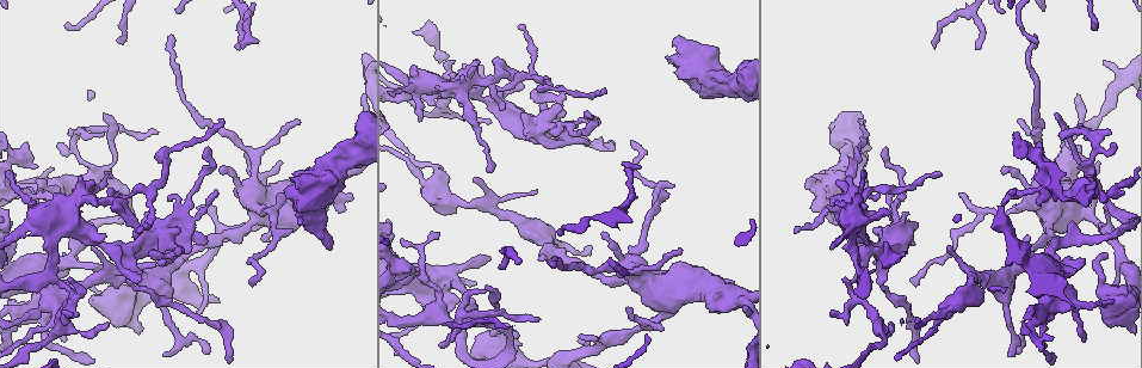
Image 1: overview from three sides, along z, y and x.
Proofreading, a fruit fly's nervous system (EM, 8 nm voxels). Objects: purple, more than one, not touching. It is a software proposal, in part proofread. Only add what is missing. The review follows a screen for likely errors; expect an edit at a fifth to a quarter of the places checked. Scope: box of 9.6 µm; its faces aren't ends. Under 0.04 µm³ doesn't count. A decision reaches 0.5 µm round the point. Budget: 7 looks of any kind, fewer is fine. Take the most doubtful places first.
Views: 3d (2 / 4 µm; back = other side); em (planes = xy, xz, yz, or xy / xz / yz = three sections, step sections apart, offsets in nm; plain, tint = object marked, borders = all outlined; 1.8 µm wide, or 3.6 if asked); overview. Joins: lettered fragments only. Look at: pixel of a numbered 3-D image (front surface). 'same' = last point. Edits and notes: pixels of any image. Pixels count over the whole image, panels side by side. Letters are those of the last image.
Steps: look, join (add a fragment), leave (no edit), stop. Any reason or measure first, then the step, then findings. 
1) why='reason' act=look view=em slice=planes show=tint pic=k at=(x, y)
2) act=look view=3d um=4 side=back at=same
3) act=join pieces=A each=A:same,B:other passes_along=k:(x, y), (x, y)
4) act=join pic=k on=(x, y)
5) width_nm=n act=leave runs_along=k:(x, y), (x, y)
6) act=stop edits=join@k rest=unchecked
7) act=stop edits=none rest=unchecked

why='sudden change in width' act=look view=3d um=4 side=back pic=1 at=(447, 277)

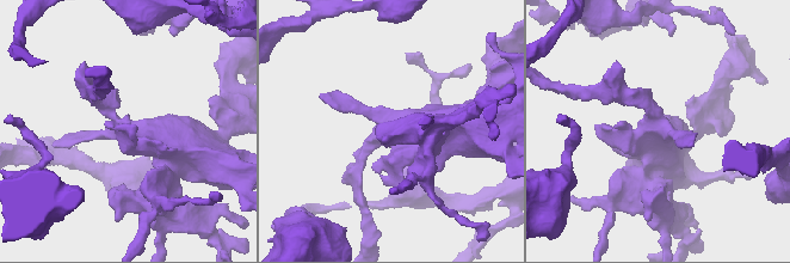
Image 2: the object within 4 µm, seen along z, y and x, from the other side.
why='now the EM' act=look view=em slice=planes show=borders pic=2 at=(659, 129)

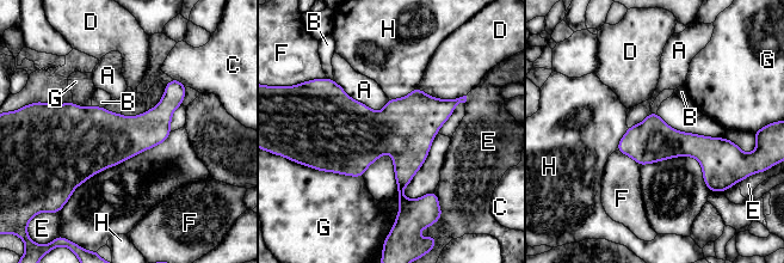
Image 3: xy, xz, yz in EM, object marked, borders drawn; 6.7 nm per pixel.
act=leave each=A:other,B:other,C:other,D:other,E:other,F:other,G:other,H:other border=3:(333, 80), (374, 110), (388, 101) found='none of them fits'

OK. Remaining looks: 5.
why='free end' act=look view=3d um=2 pic=1 at=(326, 248)

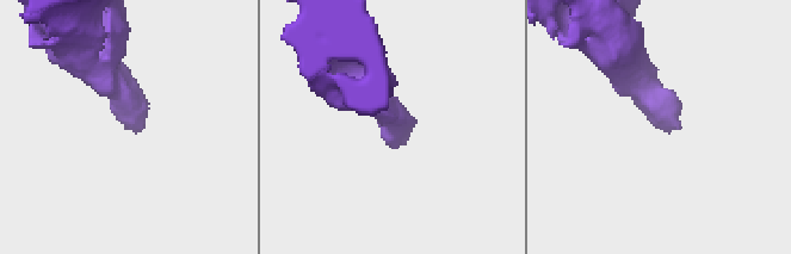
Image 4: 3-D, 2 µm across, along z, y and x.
why='need the tissue' act=look view=em slice=yz step=16 show=tint pic=4 at=(677, 125)

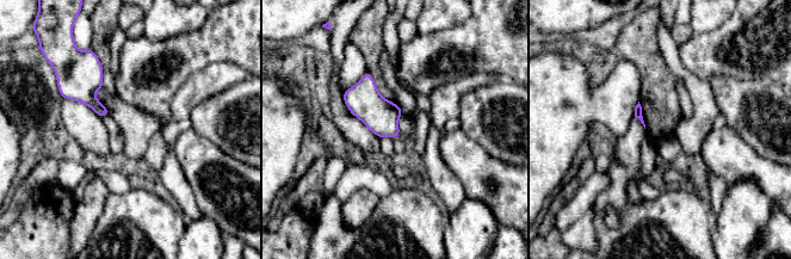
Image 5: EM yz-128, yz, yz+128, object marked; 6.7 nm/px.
why='see the neighbours' act=look view=em slice=yz step=16 show=borders at=same

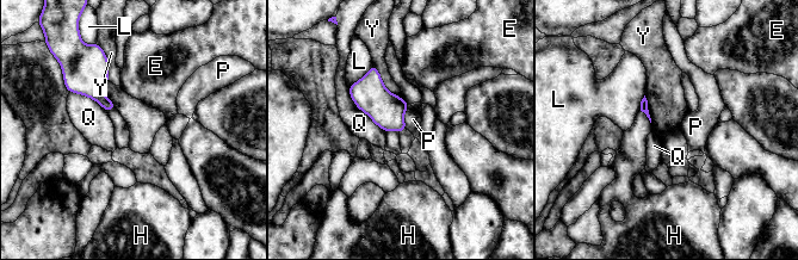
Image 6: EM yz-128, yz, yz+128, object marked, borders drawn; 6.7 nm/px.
act=leave each=E:other,H:other,L:other,P:other,Q:other,Y:other found='none of them fits'

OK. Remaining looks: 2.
why='three arms meet' act=look view=em slice=planes show=tint pic=1 at=(341, 173)

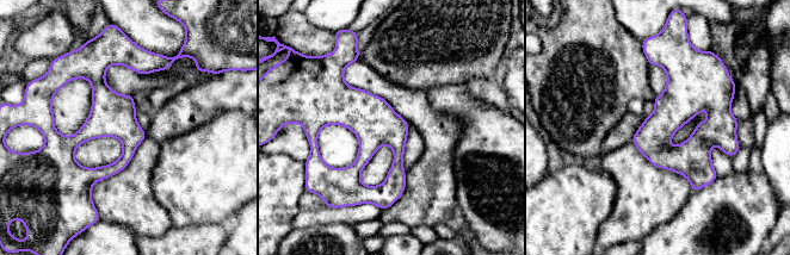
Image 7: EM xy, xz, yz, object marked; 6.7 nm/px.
act=look view=em slice=planes show=borders at=same

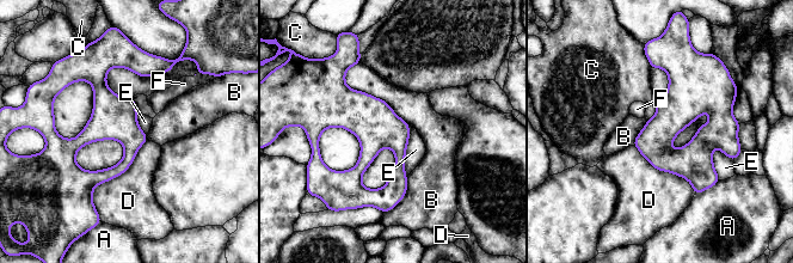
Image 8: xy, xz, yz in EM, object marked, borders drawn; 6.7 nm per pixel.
width_nm=240 act=leave each=A:other,B:other,C:other,D:other,E:other,F:other found='none of them fits'

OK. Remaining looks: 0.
act=stop edits=none rest=unchecked

